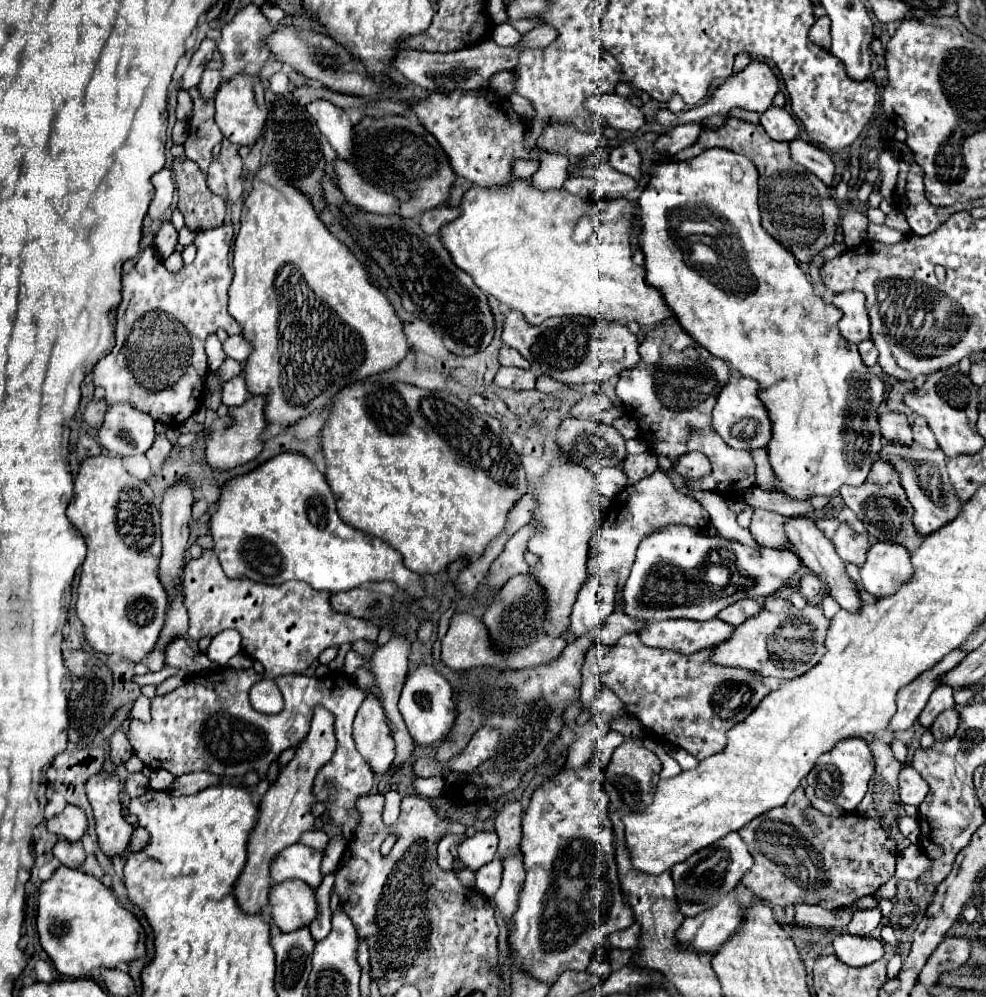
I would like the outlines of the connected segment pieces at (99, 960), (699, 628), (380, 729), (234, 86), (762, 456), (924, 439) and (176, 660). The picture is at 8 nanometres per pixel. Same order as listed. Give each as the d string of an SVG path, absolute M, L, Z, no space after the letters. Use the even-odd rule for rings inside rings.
M59 866L39 888L37 932L41 948L59 974L87 978L101 966L117 968L145 954L145 934L139 920L127 912L113 892L95 876Z
M713 618L707 622L687 622L687 620L651 622L637 634L645 646L667 648L667 650L671 648L675 652L689 654L699 652L703 648L719 646L721 642L727 642L733 632L735 626L719 618Z
M359 670L353 674L353 678L359 688L367 690L367 698L361 704L357 718L353 722L355 746L375 774L387 774L395 758L395 748L393 748L395 742L391 742L381 702L371 692L373 676L367 670Z
M239 74L239 78L221 84L219 92L215 94L215 110L215 122L229 142L239 146L253 146L259 138L263 138L267 122L267 104L263 100L263 86L257 76Z
M759 448L759 450L751 450L751 456L755 458L755 464L757 464L757 484L755 484L755 486L771 492L771 490L773 490L775 474L773 474L773 470L771 470L767 452L765 452L763 448Z
M917 416L917 418L913 420L911 428L913 428L913 434L915 434L915 442L917 442L919 446L931 448L931 450L937 448L935 436L933 436L933 432L931 432L931 428L927 426L927 420L925 420L923 416Z
M179 638L175 642L171 642L171 646L167 646L167 658L165 664L181 668L189 674L201 674L201 672L209 672L211 666L215 668L215 664L211 664L211 660L205 654L197 654L185 638Z

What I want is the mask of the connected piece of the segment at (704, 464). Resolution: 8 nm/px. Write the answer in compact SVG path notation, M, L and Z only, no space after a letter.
M695 452L695 454L687 454L687 458L681 458L679 462L675 462L675 470L689 482L689 480L695 480L695 478L707 474L711 470L711 466L703 454Z

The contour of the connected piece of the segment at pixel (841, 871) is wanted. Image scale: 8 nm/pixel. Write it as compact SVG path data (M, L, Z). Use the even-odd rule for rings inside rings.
M803 786L781 808L761 814L739 834L755 860L741 884L759 900L781 908L815 904L835 912L851 906L861 896L875 894L895 874L897 844L877 820L853 812L839 818L825 816L807 800ZM783 808L787 810L783 812Z

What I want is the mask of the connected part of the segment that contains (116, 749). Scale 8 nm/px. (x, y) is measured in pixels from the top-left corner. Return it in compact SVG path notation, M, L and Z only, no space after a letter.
M121 730L115 732L113 738L111 738L111 754L109 754L111 762L113 762L113 764L125 762L131 754L133 754L133 750L131 750L131 744L127 742L127 736L125 736Z

